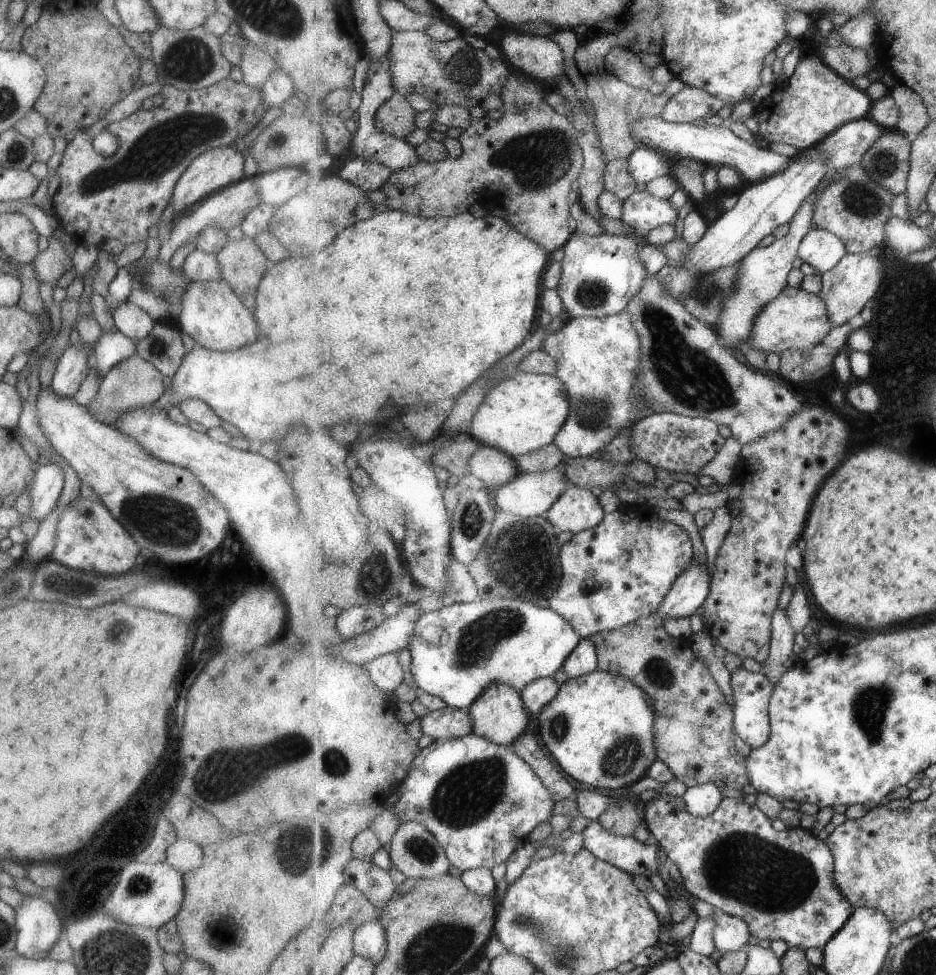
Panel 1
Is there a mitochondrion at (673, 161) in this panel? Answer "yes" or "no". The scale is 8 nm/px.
no

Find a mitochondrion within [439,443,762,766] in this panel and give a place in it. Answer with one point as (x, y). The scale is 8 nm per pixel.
(478, 639)

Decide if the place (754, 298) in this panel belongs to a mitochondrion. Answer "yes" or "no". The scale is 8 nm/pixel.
yes

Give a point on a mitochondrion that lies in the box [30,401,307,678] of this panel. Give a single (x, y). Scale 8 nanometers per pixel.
(167, 524)

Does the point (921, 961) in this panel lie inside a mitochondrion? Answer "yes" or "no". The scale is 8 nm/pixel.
yes

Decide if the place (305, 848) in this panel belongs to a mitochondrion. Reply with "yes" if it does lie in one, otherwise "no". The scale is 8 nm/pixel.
yes

